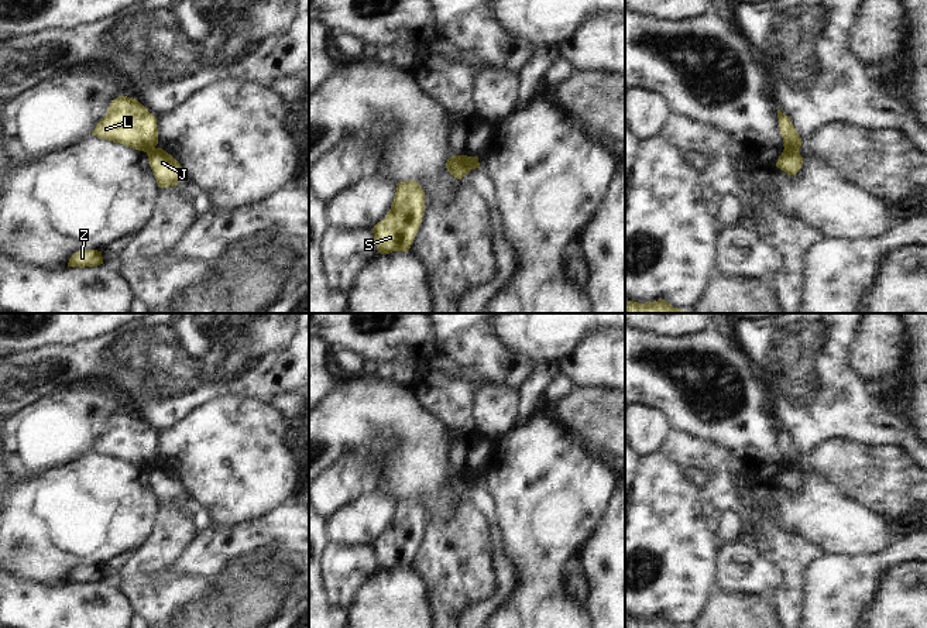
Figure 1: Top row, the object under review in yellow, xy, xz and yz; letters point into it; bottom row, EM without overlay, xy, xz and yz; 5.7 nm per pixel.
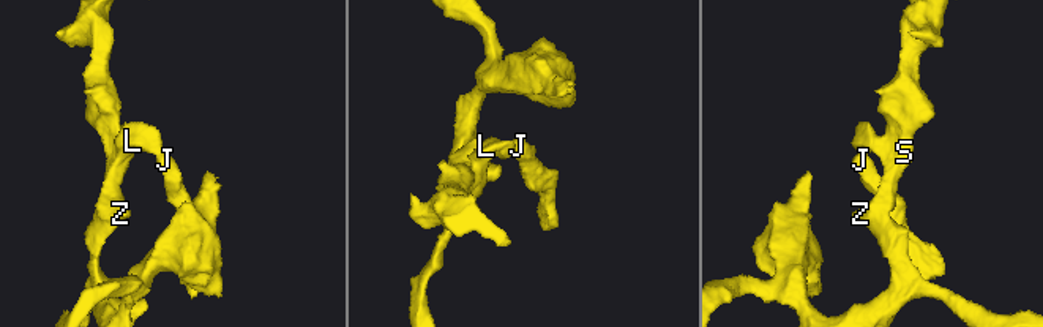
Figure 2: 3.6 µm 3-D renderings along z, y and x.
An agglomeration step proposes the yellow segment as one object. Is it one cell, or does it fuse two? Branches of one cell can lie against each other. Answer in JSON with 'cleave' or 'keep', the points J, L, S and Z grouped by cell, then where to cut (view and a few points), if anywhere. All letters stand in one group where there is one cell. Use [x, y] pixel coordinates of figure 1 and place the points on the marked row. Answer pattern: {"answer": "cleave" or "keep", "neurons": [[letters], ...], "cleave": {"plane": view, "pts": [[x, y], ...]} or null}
{"answer": "cleave", "neurons": [["J"], ["L", "S", "Z"]], "cleave": {"plane": "yz", "pts": [[797, 148], [785, 150]]}}

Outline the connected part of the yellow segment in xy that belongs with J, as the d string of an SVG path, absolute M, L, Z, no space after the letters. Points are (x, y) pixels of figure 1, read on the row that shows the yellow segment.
M154 148L148 152L148 164L159 188L175 186L185 175L181 164L162 148Z

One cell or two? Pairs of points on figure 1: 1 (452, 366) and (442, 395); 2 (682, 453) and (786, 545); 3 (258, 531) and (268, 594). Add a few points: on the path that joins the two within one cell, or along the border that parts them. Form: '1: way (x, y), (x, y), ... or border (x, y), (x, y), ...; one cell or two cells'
1: border (425, 366), (433, 366), (452, 373), (460, 371); two cells
2: border (752, 532), (758, 551), (769, 562); two cells
3: border (230, 563), (274, 551), (292, 565); two cells

